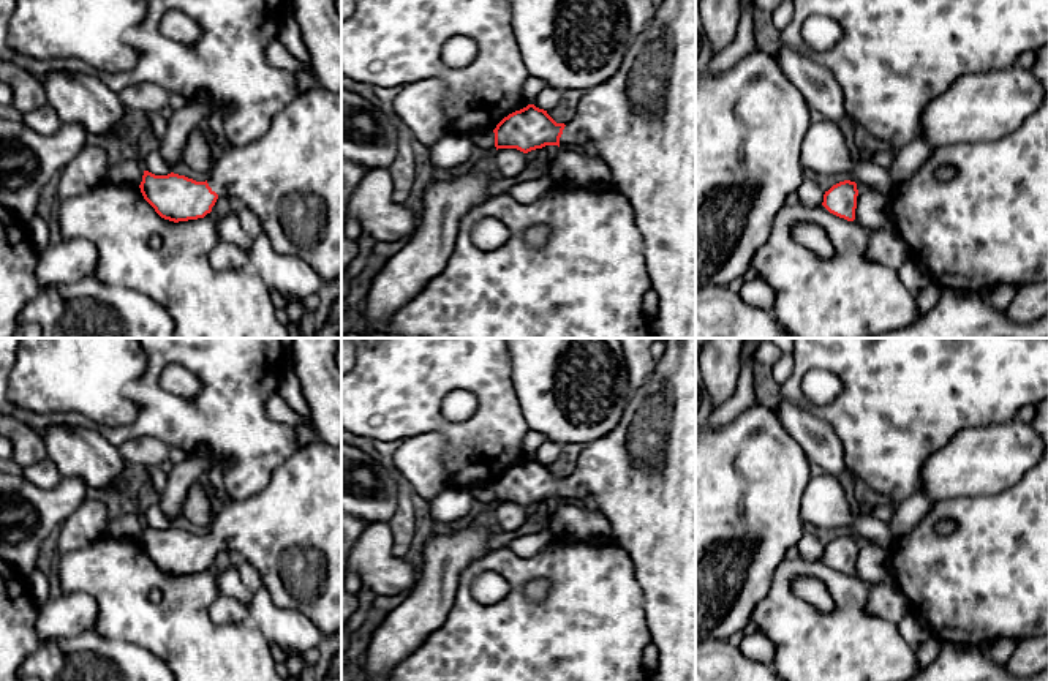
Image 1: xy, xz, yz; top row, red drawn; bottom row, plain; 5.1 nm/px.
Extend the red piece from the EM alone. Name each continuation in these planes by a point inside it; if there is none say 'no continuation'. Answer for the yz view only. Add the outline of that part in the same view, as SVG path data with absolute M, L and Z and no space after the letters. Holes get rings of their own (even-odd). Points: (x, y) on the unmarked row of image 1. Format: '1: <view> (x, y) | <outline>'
no continuation

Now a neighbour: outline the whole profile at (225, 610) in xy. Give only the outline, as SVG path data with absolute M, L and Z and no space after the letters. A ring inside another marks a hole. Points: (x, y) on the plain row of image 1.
M220 594L209 607L209 616L217 624L250 623L250 608L243 602Z

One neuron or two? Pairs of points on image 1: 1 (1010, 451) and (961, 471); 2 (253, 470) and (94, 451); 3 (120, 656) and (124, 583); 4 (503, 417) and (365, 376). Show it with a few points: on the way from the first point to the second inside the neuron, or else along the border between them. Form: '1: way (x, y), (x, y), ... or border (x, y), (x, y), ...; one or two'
1: way (998, 455), (974, 462); one
2: border (97, 428), (117, 447); two
3: border (92, 629), (109, 639), (131, 642), (155, 654); two
4: way (473, 381), (468, 376), (402, 376); one

